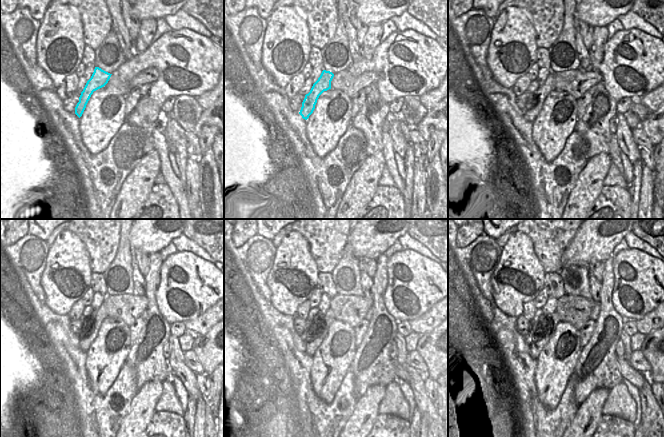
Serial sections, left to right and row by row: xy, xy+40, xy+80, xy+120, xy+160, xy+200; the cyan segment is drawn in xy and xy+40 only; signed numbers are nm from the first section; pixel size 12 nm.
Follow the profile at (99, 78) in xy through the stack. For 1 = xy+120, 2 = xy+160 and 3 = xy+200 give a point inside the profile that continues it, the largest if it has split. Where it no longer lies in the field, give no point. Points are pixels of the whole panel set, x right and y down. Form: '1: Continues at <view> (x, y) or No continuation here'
1: Continues at xy+120 (98, 316)
2: Continues at xy+160 (321, 322)
3: Continues at xy+200 (546, 322).

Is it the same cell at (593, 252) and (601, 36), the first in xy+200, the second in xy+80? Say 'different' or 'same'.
different

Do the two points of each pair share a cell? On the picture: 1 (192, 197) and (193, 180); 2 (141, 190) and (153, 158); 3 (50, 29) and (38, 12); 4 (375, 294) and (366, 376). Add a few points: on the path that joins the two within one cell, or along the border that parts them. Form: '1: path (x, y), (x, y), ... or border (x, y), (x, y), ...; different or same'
1: path (192, 193), (192, 184); same
2: path (141, 182), (141, 178), (149, 166); same
3: border (46, 10), (40, 20); different
4: path (377, 314), (369, 336), (369, 356); same

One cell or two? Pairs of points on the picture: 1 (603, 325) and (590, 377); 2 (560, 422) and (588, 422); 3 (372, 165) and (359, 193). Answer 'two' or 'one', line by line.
1: one
2: two
3: one

